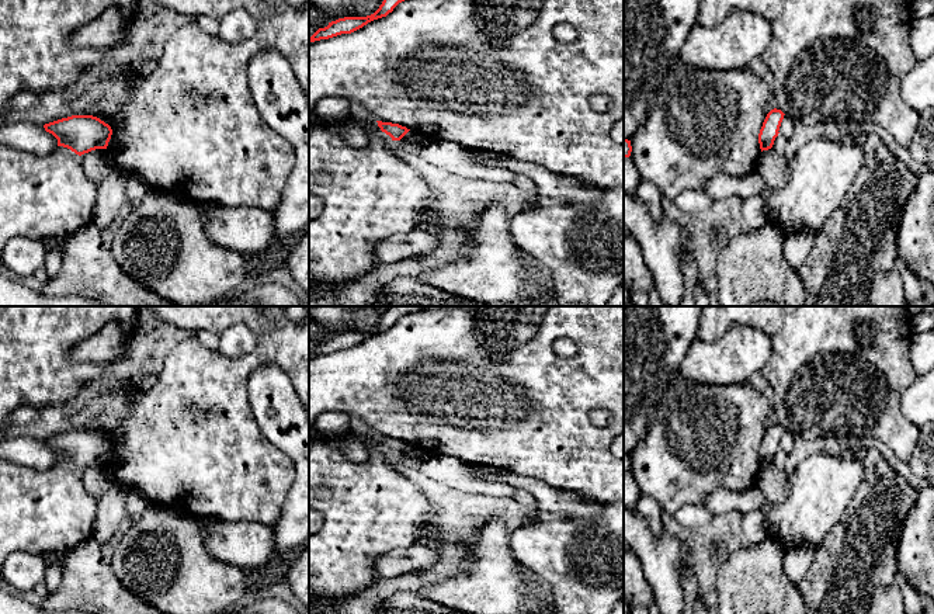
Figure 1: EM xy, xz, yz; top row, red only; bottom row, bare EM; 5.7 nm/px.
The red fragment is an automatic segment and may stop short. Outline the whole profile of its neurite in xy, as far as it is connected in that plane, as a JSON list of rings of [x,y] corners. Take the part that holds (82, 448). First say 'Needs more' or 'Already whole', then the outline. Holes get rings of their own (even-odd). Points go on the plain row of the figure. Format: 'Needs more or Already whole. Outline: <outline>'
Already whole. Outline: [[[72,430],[44,440],[45,445],[63,461],[81,471],[96,464],[107,464],[112,450],[108,438],[93,430]]]

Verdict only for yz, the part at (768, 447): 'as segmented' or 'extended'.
as segmented

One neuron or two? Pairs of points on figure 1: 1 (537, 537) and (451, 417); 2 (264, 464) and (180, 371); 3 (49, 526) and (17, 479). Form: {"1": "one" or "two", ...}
{"1": "two", "2": "one", "3": "one"}

